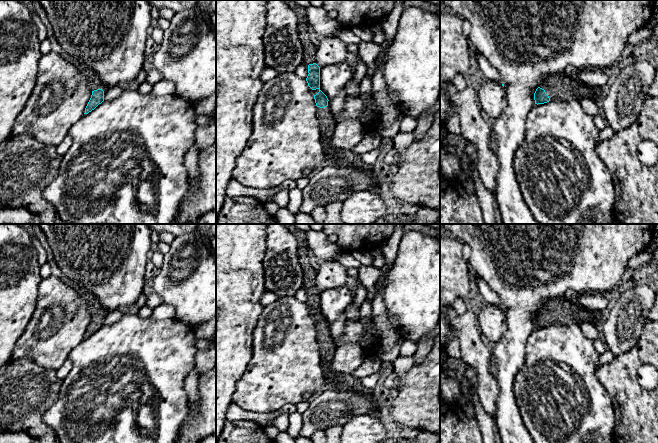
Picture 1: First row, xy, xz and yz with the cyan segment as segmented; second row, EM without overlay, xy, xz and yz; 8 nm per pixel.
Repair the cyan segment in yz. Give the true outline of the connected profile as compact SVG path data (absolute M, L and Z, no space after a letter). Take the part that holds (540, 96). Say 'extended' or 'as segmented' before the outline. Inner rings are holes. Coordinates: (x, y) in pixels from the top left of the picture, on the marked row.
extended; M565 74L551 75L535 91L535 104L544 104L550 100L579 99L599 92L601 89L589 87L579 79Z

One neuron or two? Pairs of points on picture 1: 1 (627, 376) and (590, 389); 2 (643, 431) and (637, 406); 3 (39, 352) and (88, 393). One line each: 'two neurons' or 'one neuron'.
1: two neurons
2: one neuron
3: two neurons

